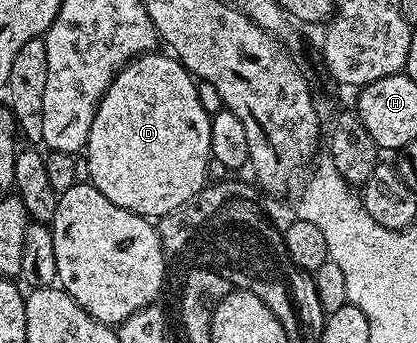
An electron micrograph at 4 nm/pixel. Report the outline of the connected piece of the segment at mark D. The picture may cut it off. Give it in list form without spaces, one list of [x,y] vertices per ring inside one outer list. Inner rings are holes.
[[[147,53],[138,56],[137,59],[131,59],[121,71],[108,85],[108,89],[102,94],[102,99],[98,103],[98,108],[94,114],[92,121],[92,129],[88,133],[88,141],[84,148],[84,156],[86,155],[86,163],[84,159],[84,167],[90,170],[88,175],[89,182],[94,184],[94,188],[100,193],[104,193],[104,197],[108,197],[108,201],[112,201],[116,205],[120,205],[124,209],[134,211],[137,215],[147,217],[159,217],[168,214],[170,210],[176,209],[178,205],[184,204],[197,191],[201,190],[208,183],[206,170],[208,169],[208,161],[210,157],[210,120],[212,116],[204,109],[204,105],[200,105],[200,93],[198,92],[198,83],[190,71],[170,53],[158,55],[159,53]]]

